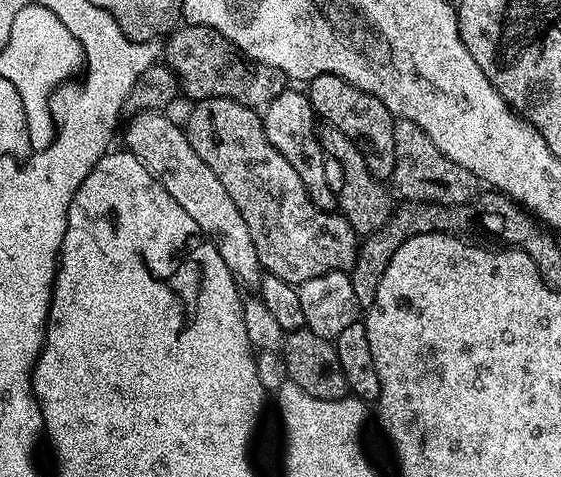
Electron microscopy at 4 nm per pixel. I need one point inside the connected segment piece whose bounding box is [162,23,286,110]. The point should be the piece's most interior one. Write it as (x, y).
(205, 63)

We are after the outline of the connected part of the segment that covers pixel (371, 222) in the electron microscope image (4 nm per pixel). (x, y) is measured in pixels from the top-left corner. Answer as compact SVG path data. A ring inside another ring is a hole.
M321 123L318 135L325 157L330 161L328 180L336 191L336 207L340 215L346 218L346 222L350 222L357 237L363 238L374 234L392 217L393 193L391 191L388 193L384 189L387 188L385 181L377 180L374 174L370 174L358 146L349 136L342 134L342 130L338 130L332 124Z

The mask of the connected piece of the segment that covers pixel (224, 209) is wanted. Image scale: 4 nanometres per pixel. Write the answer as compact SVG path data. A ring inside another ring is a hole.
M163 111L137 112L131 117L128 129L124 132L123 147L150 170L150 174L164 187L166 194L198 222L198 230L207 236L210 243L222 254L222 262L232 271L237 285L245 289L255 289L259 285L262 269L258 250L254 246L254 238L250 238L250 229L242 219L238 206L230 199L230 193L218 182L214 170L194 154L194 146L190 146L188 133L181 125L170 122Z

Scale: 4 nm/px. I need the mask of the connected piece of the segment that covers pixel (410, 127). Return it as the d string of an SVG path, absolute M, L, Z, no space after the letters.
M397 119L394 126L394 170L391 183L396 184L395 191L400 191L404 198L422 204L467 204L478 195L476 176L470 174L470 170L458 166L458 162L446 158L446 154L442 154L442 150L430 142L422 126L402 119Z

